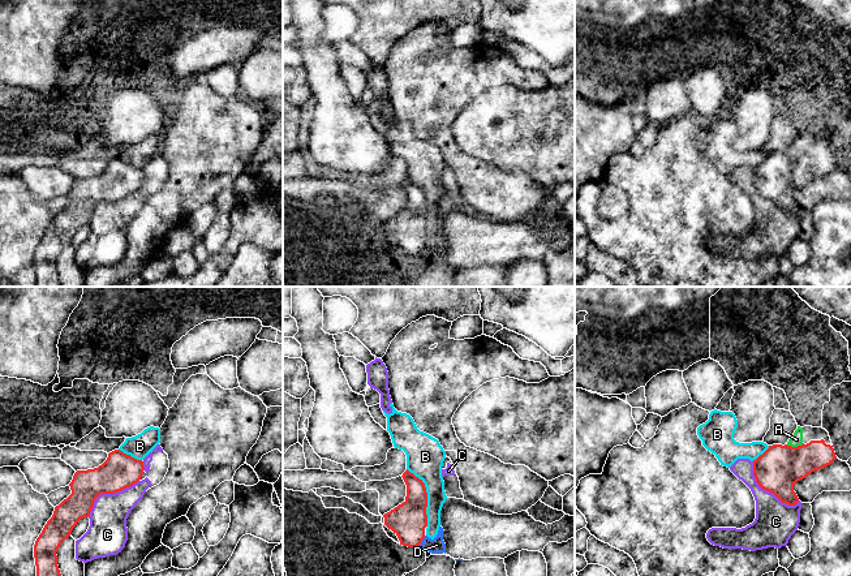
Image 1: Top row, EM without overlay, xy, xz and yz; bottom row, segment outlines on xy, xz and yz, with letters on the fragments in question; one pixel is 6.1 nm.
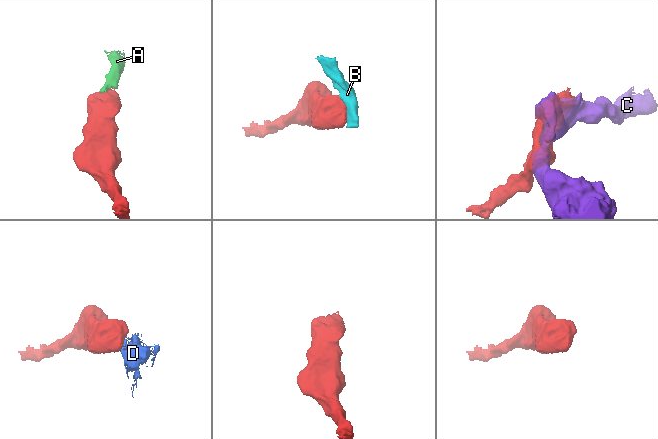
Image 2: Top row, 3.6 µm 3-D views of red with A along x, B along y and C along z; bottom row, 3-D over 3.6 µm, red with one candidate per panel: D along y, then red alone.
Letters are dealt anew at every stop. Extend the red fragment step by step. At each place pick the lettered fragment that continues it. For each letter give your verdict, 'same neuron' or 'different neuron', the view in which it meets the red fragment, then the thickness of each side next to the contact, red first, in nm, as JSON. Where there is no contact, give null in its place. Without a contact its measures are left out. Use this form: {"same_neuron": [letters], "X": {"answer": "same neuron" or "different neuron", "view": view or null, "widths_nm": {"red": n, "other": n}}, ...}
{"same_neuron": ["A"], "A": {"answer": "same neuron", "view": "yz", "widths_nm": {"red": 280, "other": 80}}, "B": {"answer": "different neuron", "view": "xz", "widths_nm": {"red": 220, "other": 240}}, "C": {"answer": "different neuron", "view": "yz", "widths_nm": {"red": 280, "other": 260}}, "D": {"answer": "different neuron", "view": "xz", "widths_nm": {"red": 220, "other": 90}}}

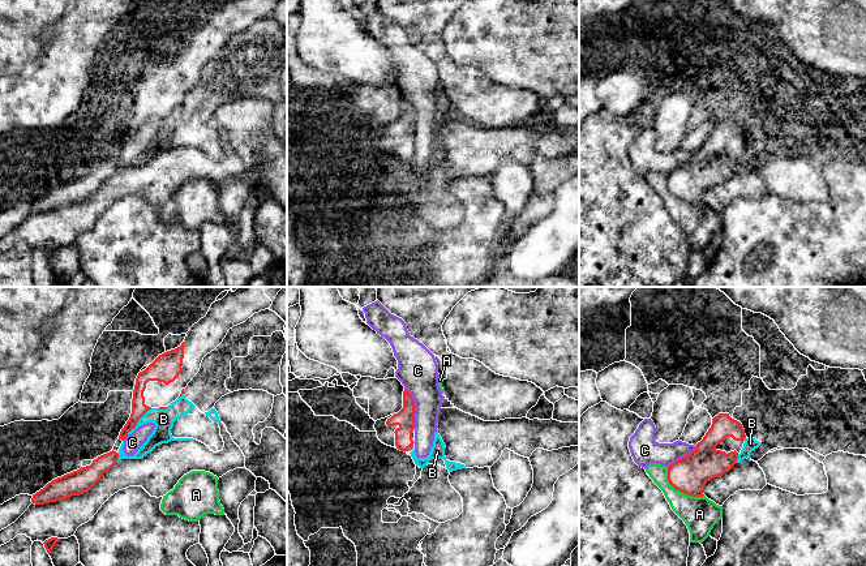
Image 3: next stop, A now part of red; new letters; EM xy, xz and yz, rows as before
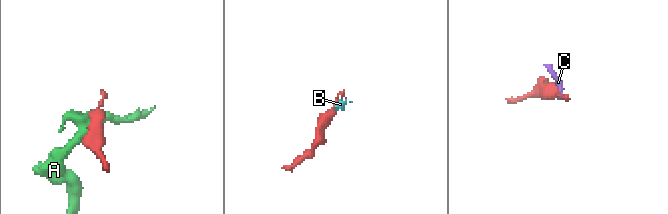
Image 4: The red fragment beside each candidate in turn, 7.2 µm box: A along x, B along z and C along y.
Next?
{"same_neuron": [], "A": {"answer": "different neuron", "view": "yz", "widths_nm": {"red": 220, "other": 220}}, "B": {"answer": "different neuron", "view": "xy", "widths_nm": {"red": 100, "other": 130}}, "C": {"answer": "different neuron", "view": "xz", "widths_nm": {"red": 110, "other": 260}}}

